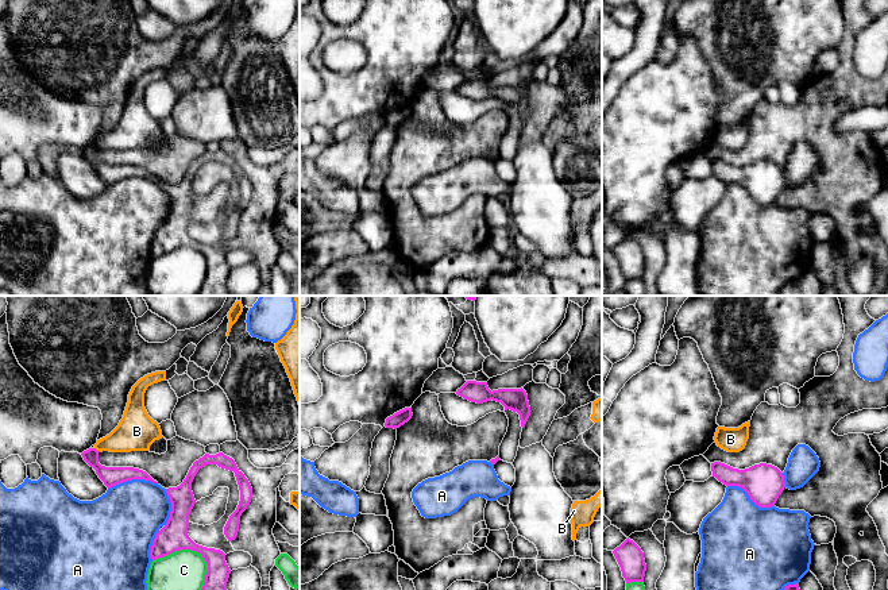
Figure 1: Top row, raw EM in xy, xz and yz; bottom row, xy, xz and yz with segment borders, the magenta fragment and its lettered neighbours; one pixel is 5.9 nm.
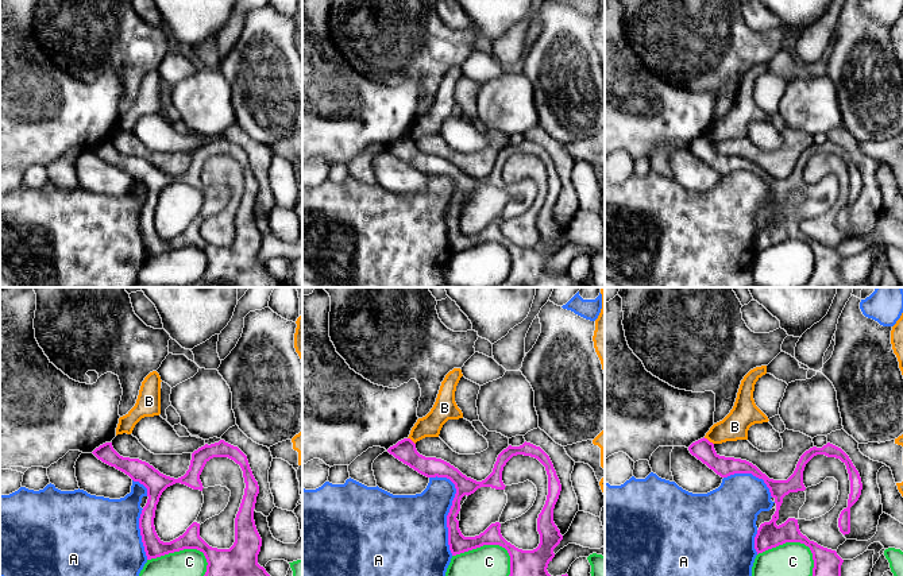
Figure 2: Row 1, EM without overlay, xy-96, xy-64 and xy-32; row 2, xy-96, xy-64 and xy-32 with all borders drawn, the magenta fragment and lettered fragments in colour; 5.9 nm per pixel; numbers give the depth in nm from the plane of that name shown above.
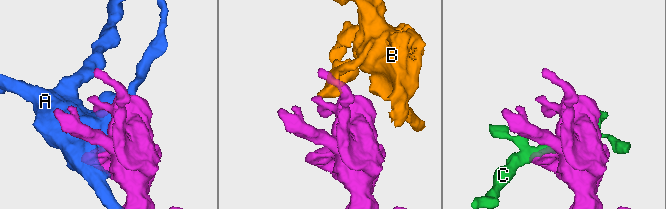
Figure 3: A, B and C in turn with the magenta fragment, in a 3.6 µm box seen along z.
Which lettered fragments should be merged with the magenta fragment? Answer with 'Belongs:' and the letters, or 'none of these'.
Belongs: none of these

